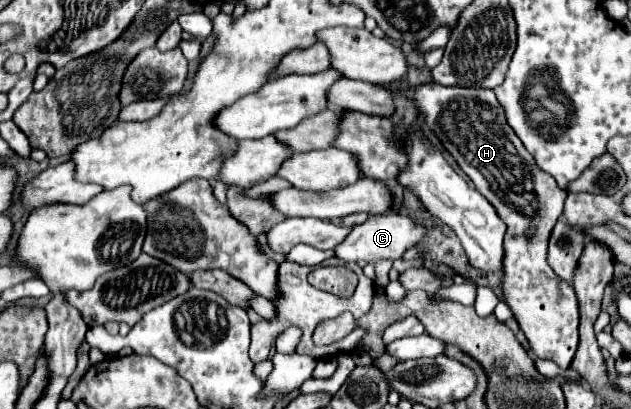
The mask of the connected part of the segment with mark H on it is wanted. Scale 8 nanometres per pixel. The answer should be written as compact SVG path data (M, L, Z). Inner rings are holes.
M341 78L341 82L333 86L329 102L335 108L393 116L395 96L403 96L415 104L425 126L441 140L459 168L473 180L475 188L495 206L497 214L507 224L503 292L533 352L555 364L571 364L579 344L577 296L571 284L565 284L559 276L555 278L555 272L545 260L547 240L557 218L563 216L567 192L561 192L557 182L535 164L533 156L507 124L503 106L489 88L439 86L433 82L407 88L381 88L369 82Z

